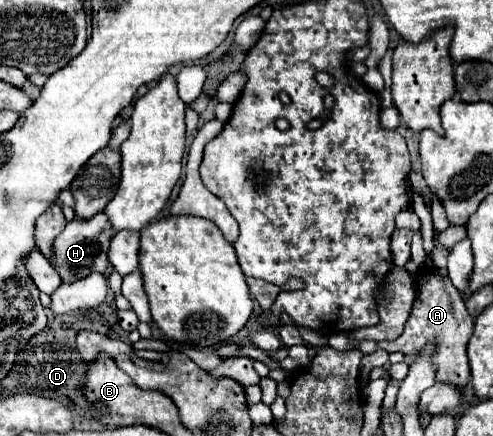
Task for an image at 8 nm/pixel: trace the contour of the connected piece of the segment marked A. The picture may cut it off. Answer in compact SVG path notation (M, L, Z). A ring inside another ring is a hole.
M421 269L419 277L417 277L417 297L415 297L415 305L411 311L411 317L405 325L405 331L399 339L395 341L356 341L348 337L344 333L338 333L329 337L329 346L339 350L359 349L363 355L373 353L373 351L401 351L403 355L411 355L415 357L415 353L419 353L419 349L423 349L423 345L427 341L439 341L439 353L435 355L435 367L437 367L437 381L443 381L447 385L455 385L457 389L465 389L469 385L469 361L467 361L467 343L473 335L473 319L469 317L463 297L459 297L459 291L451 285L451 281L447 277L439 277L435 273L431 273L429 269Z

